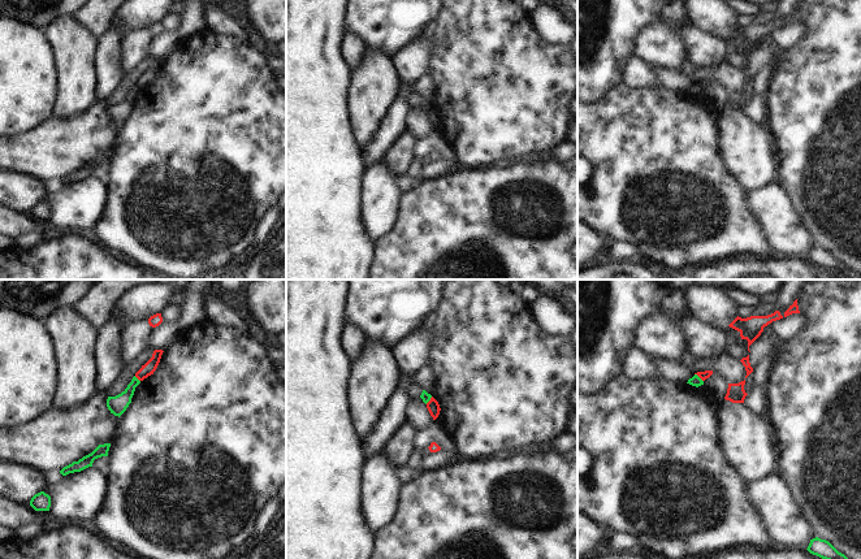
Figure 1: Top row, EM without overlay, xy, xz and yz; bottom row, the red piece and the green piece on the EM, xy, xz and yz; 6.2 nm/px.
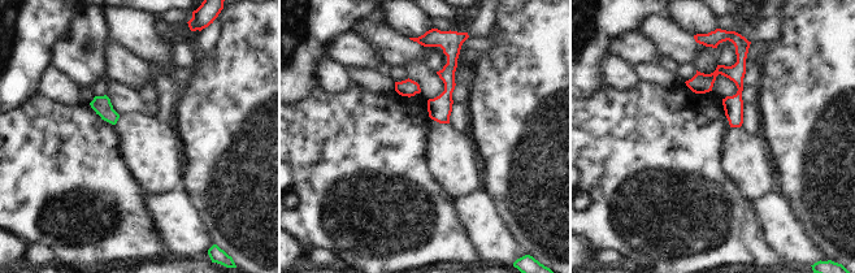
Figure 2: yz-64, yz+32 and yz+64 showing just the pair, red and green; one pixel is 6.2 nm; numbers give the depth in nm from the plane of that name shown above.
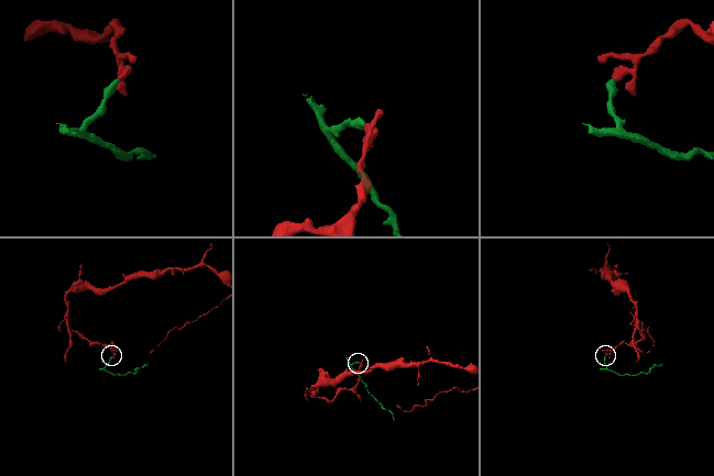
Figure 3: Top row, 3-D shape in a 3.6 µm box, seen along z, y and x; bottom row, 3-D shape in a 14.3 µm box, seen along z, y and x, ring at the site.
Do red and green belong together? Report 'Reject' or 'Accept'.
Reject

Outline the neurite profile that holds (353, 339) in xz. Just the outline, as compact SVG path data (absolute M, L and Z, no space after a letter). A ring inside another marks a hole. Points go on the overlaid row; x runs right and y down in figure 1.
M345 325L342 330L341 342L342 342L343 351L346 352L349 359L352 361L360 355L365 342L365 337L356 326Z

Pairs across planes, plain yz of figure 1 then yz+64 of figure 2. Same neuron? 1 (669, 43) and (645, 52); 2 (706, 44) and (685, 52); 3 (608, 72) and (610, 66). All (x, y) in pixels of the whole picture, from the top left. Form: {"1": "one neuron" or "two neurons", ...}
{"1": "one neuron", "2": "one neuron", "3": "two neurons"}

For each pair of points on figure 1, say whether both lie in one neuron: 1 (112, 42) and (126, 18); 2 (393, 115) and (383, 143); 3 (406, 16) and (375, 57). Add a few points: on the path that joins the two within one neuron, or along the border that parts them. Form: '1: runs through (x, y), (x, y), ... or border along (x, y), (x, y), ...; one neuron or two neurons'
1: border along (113, 18), (124, 33); two neurons
2: runs through (393, 121), (392, 128), (384, 137); one neuron
3: border along (366, 47), (379, 50), (386, 56); two neurons

